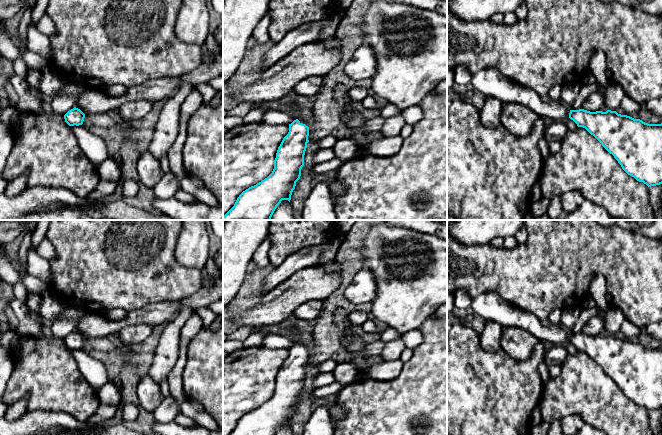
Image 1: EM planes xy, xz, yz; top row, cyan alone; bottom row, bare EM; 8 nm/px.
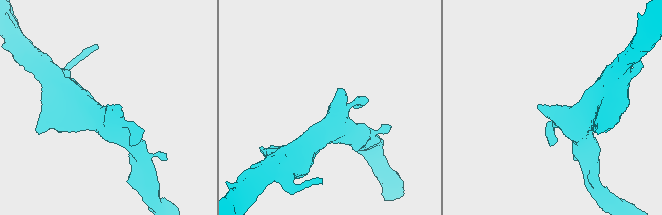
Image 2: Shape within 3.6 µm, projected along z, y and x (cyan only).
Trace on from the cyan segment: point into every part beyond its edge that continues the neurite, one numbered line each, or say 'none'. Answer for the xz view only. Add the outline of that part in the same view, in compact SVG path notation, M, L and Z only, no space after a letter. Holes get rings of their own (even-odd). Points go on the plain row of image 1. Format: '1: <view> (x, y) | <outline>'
none

